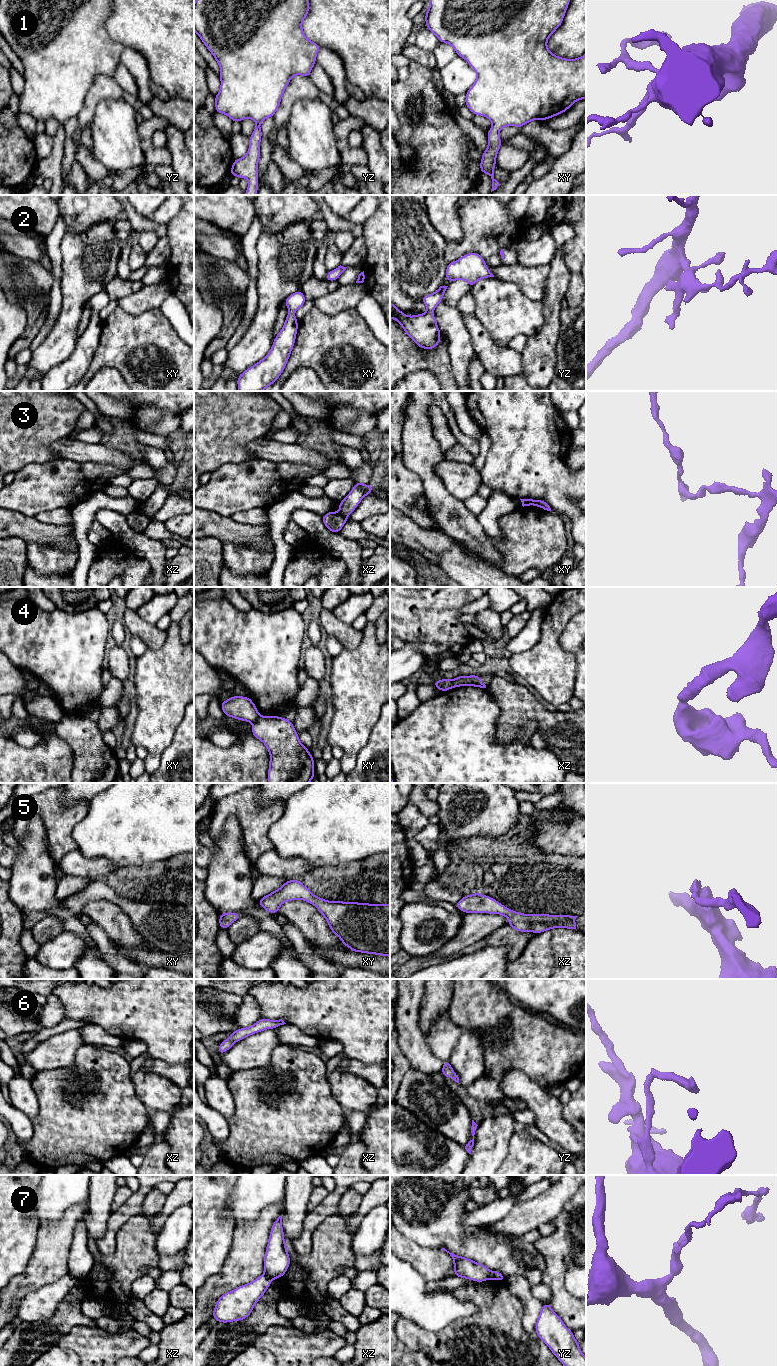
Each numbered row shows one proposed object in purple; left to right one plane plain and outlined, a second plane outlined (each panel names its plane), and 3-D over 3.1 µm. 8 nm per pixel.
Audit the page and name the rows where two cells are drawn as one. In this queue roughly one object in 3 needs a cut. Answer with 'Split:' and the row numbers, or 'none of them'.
Split: 3, 4, 7

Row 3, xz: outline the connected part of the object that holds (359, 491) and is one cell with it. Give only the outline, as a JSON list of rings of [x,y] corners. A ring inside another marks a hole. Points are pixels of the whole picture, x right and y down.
[[[358,481],[354,485],[349,494],[339,503],[339,513],[348,517],[358,506],[361,500],[373,490],[373,485],[364,485],[362,481]]]

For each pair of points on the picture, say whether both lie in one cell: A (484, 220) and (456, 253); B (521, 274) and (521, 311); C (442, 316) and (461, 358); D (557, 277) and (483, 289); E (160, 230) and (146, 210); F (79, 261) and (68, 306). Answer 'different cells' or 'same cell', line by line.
A: same cell
B: different cells
C: same cell
D: different cells
E: different cells
F: same cell

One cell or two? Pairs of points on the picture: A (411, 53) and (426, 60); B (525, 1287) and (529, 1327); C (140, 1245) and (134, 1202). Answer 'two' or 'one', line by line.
A: one
B: one
C: two

